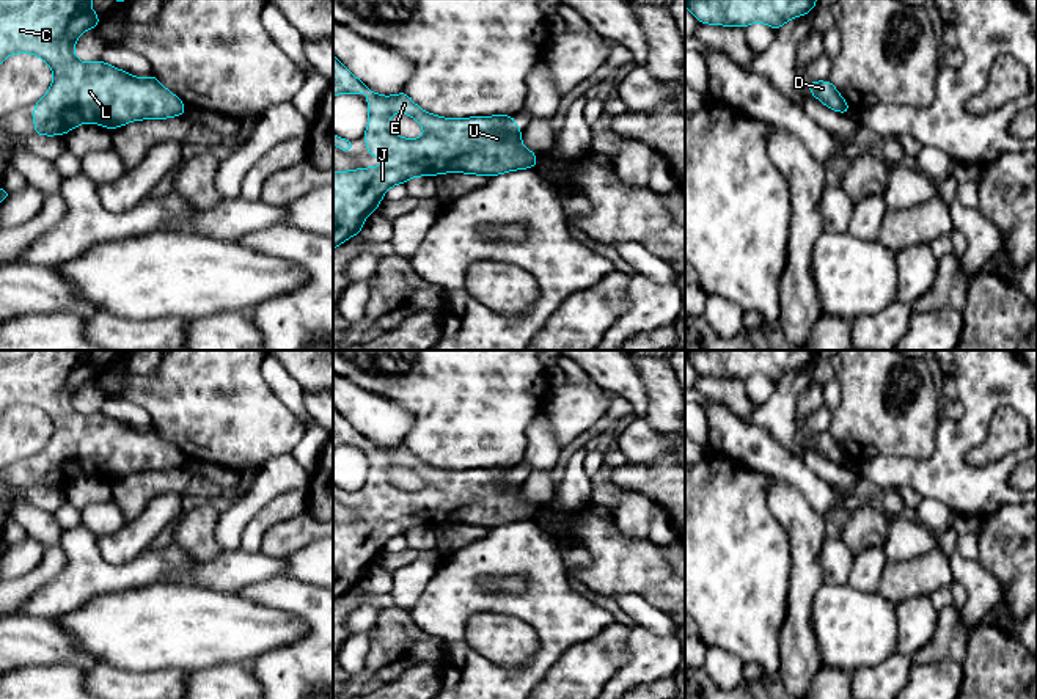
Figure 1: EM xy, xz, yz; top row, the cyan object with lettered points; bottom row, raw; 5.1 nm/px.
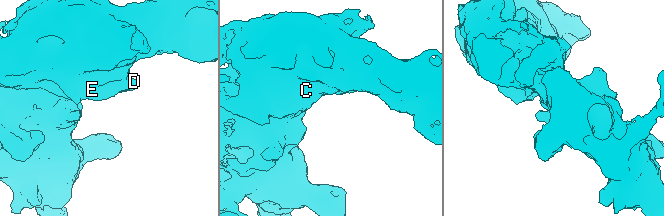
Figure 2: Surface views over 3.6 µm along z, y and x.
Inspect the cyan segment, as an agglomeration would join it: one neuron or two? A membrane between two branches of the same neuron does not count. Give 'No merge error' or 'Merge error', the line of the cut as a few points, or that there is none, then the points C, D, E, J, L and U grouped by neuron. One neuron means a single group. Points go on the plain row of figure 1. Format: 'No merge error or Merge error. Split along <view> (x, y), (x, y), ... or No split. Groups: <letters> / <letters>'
No merge error. No split. Groups: C D E J L U

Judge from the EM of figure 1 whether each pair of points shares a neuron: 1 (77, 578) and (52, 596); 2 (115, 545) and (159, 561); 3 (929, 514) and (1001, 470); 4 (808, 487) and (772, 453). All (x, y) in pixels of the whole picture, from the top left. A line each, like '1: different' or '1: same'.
1: same
2: different
3: different
4: same

